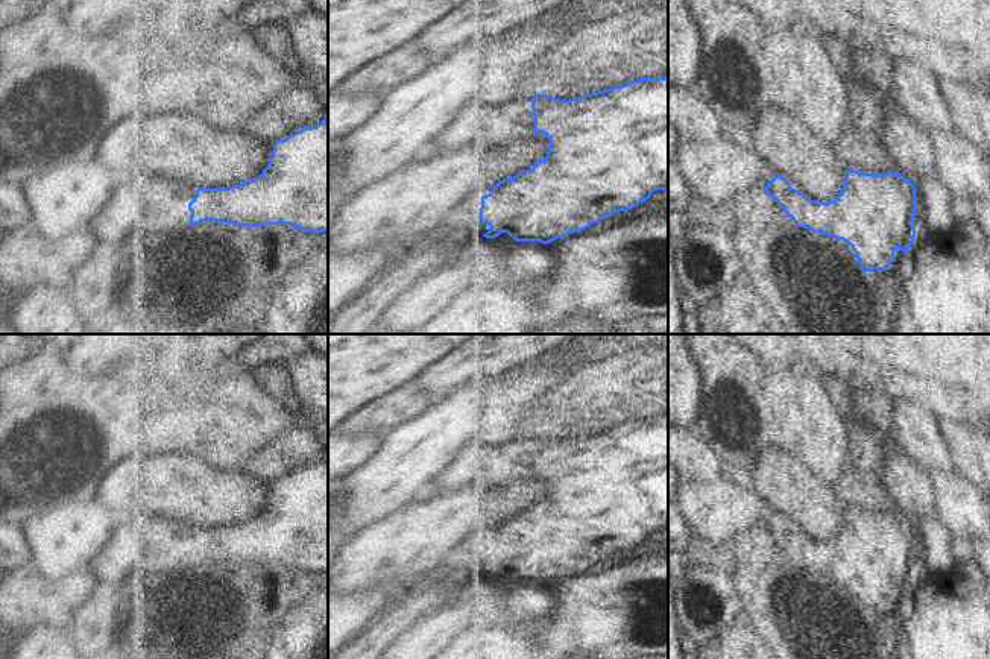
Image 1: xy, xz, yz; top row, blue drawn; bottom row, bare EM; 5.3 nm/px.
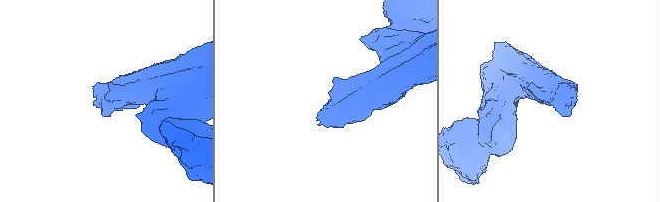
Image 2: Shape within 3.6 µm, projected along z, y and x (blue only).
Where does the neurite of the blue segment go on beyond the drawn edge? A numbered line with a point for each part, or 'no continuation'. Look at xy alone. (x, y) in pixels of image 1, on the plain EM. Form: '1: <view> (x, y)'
1: xy (141, 544)

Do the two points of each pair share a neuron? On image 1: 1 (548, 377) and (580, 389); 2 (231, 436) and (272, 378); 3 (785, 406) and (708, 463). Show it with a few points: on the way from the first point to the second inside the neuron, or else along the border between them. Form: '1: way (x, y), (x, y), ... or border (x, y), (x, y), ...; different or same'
1: border (577, 366), (554, 389), (550, 409); different
2: border (255, 372), (255, 377), (269, 392), (292, 401); different
3: border (693, 431), (706, 442), (720, 462); different

